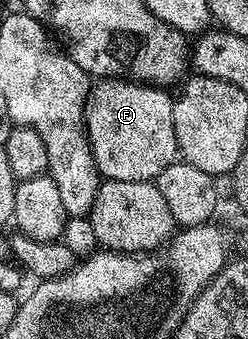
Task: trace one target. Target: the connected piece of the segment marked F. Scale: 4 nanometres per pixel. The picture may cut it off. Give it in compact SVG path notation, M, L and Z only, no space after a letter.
M106 77L91 86L86 102L86 132L103 180L149 183L179 158L170 93L125 77Z

